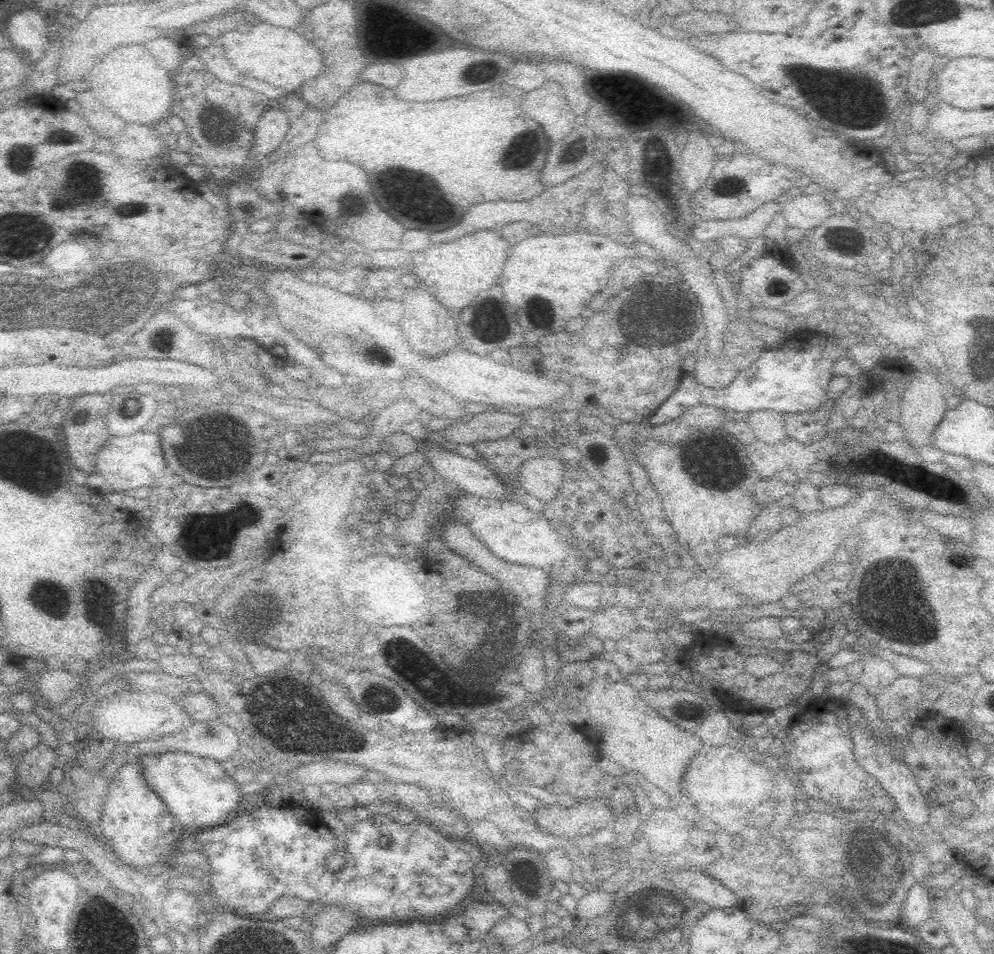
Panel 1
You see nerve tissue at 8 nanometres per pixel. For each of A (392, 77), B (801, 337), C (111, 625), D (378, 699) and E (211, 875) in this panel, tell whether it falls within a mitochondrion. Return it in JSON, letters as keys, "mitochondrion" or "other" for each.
{"A":"other","B":"other","C":"other","D":"mitochondrion","E":"other"}

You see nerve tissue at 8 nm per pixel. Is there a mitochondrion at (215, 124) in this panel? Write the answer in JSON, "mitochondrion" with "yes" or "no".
{"mitochondrion":"yes"}

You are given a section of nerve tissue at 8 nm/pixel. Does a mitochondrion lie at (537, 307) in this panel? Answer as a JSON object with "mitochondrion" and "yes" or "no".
{"mitochondrion":"yes"}

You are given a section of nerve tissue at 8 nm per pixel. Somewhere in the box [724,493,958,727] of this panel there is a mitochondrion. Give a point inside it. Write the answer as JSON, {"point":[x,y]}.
{"point":[900,604]}

